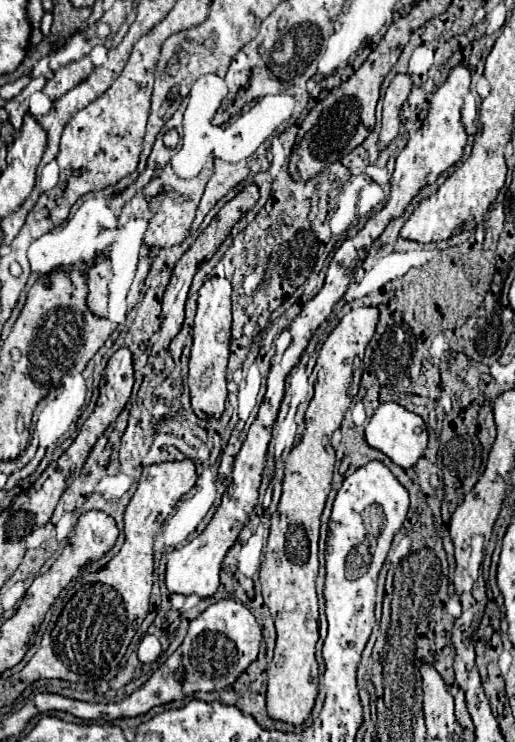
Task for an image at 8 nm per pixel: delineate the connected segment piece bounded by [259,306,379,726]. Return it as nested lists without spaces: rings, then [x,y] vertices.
[[[375,306],[353,308],[327,336],[319,352],[315,366],[315,396],[305,412],[307,428],[301,442],[291,450],[285,462],[283,494],[277,512],[271,516],[271,534],[265,548],[265,560],[261,564],[259,582],[263,586],[265,604],[269,606],[277,628],[275,656],[267,670],[267,712],[271,718],[293,726],[299,726],[311,714],[319,684],[319,666],[315,660],[319,624],[313,608],[319,608],[315,592],[315,578],[319,570],[319,518],[331,492],[335,464],[331,436],[341,426],[343,414],[357,396],[363,374],[363,354],[375,334],[377,320],[379,310]]]

